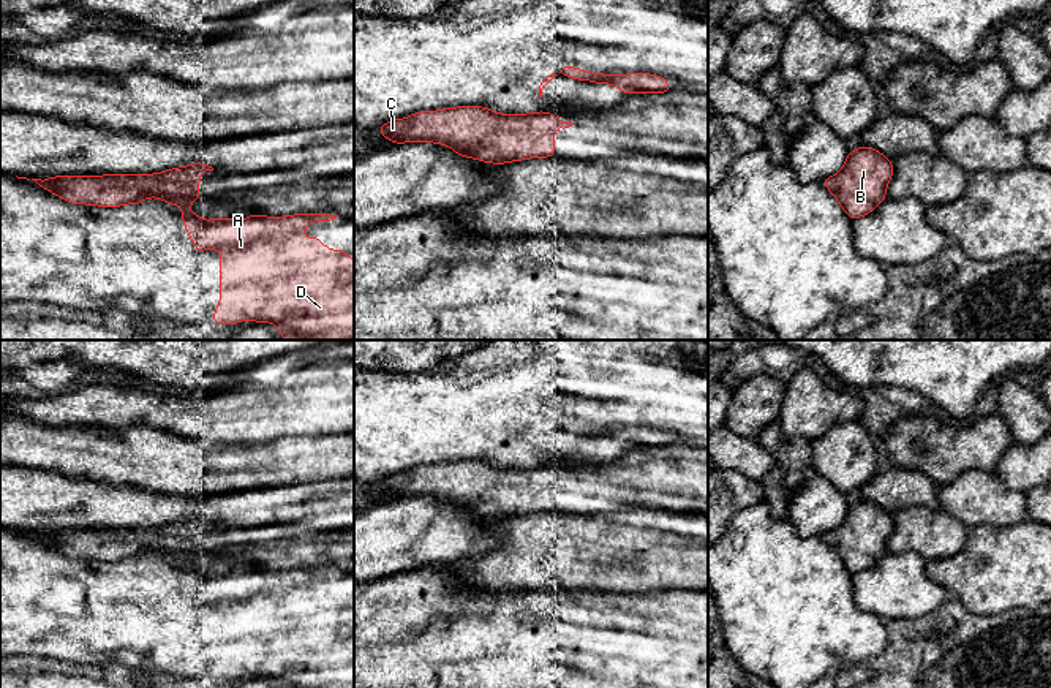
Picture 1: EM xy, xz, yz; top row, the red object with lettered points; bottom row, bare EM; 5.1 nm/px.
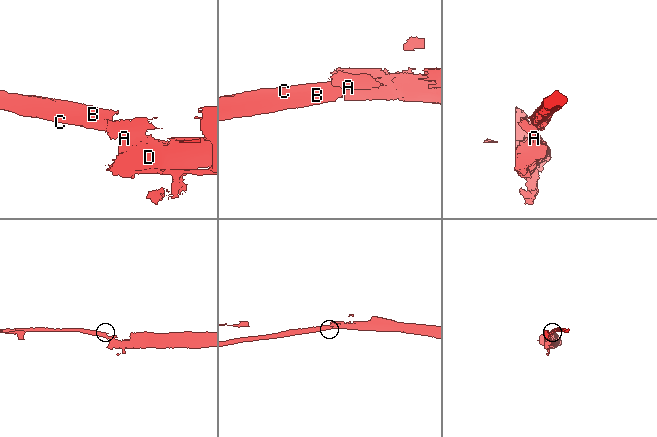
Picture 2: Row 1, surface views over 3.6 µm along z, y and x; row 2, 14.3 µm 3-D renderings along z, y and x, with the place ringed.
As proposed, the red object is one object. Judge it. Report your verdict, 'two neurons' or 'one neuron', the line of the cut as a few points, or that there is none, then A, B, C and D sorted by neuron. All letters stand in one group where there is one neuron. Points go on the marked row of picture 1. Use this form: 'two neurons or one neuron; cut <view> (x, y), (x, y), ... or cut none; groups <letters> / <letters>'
two neurons; cut xy (188, 209), (182, 214); groups A D / B C

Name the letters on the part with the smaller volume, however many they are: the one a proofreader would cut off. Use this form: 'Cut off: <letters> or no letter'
Cut off: B, C

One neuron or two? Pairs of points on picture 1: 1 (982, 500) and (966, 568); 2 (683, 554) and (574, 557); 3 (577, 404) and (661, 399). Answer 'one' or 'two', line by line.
1: two
2: one
3: one

